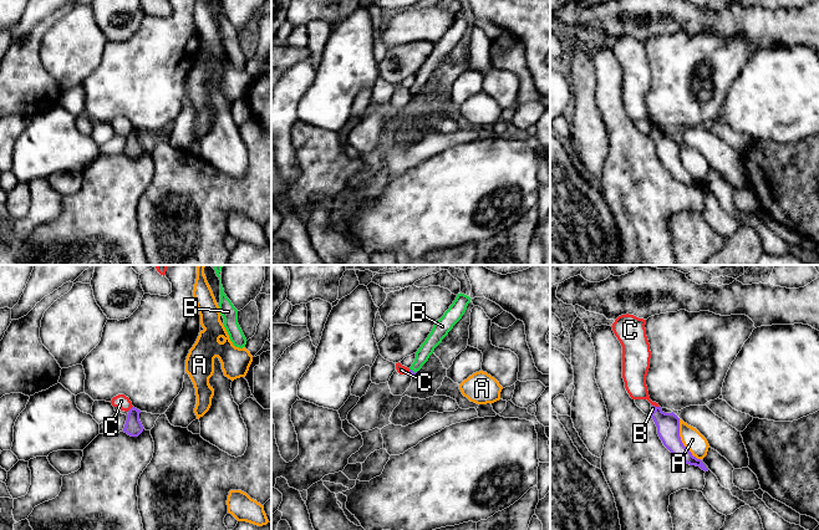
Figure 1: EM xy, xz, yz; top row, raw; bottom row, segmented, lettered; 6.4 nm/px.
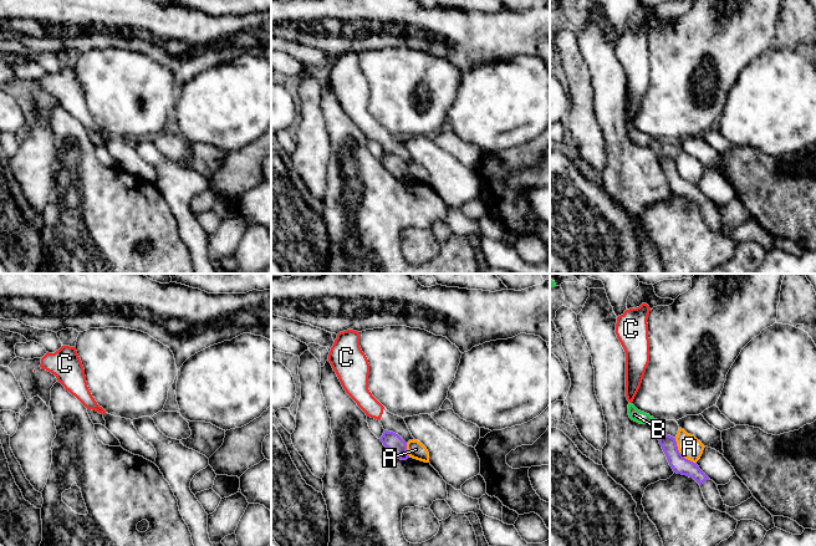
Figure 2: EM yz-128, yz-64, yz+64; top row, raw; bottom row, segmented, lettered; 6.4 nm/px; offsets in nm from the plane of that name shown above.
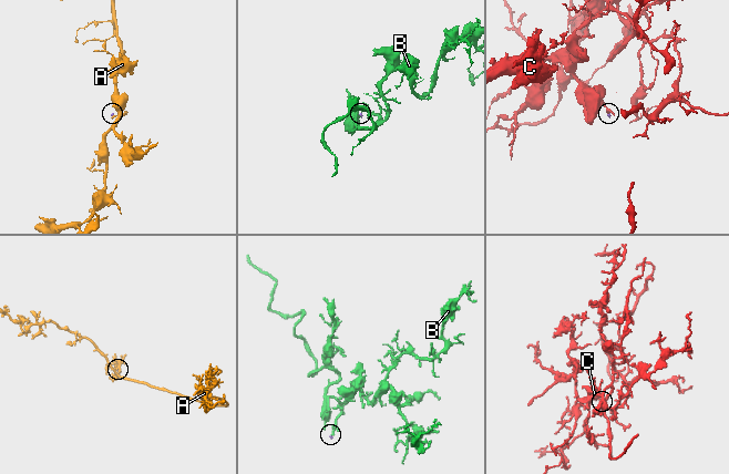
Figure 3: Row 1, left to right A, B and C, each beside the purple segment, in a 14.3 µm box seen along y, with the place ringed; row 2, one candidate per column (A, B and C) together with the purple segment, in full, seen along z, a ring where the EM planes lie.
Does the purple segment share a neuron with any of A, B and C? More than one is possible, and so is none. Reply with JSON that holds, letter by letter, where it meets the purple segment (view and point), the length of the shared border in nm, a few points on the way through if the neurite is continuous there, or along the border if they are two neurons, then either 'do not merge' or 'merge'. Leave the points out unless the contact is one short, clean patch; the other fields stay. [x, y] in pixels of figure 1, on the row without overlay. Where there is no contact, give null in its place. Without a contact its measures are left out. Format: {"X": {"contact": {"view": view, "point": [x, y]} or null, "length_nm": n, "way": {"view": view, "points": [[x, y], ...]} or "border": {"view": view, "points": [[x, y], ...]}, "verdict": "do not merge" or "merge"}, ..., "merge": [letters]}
{"A": {"contact": {"view": "yz", "point": [681, 163]}, "length_nm": 300, "border": {"view": "yz", "points": [[678, 141], [678, 157], [682, 166], [701, 182]]}, "verdict": "do not merge"}, "B": {"contact": {"view": "yz", "point": [655, 131]}, "length_nm": 60, "way": {"view": "yz", "points": [[667, 146], [655, 131], [652, 130]]}, "verdict": "merge"}, "C": {"contact": {"view": "yz", "point": [654, 127]}, "length_nm": 60, "border": {"view": "yz", "points": [[651, 125], [659, 128]]}, "verdict": "do not merge"}, "merge": ["B"]}

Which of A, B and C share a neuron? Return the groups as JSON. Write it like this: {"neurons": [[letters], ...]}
{"neurons": [["A"], ["B"], ["C"]]}

